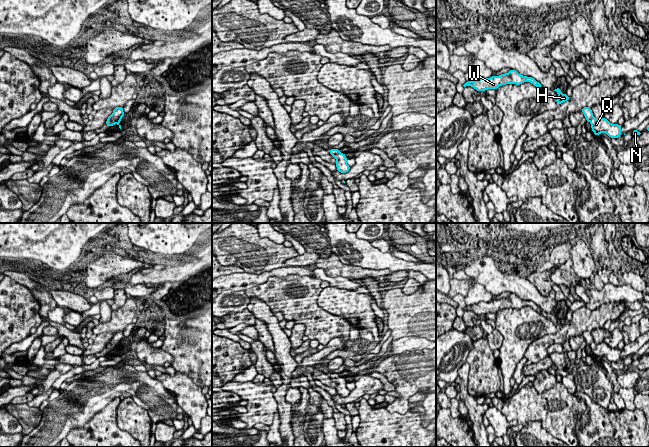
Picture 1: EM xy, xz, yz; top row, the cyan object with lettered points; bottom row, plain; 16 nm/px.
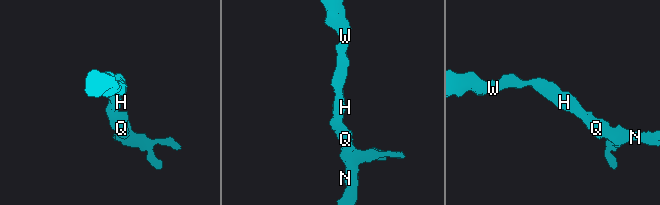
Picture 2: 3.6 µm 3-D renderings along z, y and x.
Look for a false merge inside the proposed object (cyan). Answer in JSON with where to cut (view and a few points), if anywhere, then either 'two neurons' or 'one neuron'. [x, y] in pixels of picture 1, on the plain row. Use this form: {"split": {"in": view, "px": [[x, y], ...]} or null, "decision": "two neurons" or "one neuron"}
{"split": null, "decision": "one neuron"}

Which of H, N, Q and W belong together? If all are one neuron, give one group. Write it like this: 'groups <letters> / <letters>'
groups H N Q W

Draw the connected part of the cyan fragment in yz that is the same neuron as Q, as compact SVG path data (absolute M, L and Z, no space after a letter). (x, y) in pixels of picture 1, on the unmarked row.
M584 331L581 333L584 340L586 341L586 345L589 345L591 348L592 355L596 360L601 357L606 357L610 362L619 362L621 359L622 349L618 349L617 347L611 348L604 341L597 344L592 337L591 332Z

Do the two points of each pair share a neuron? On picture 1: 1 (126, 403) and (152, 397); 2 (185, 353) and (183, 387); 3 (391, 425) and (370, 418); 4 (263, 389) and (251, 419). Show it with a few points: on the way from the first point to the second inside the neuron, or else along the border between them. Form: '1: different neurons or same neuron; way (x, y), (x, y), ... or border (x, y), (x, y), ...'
1: different neurons; border (128, 396), (148, 411)
2: different neurons; border (177, 371), (186, 373), (201, 388)
3: same neuron; way (386, 425), (377, 425), (375, 423)
4: same neuron; way (260, 396), (260, 408), (256, 412)

